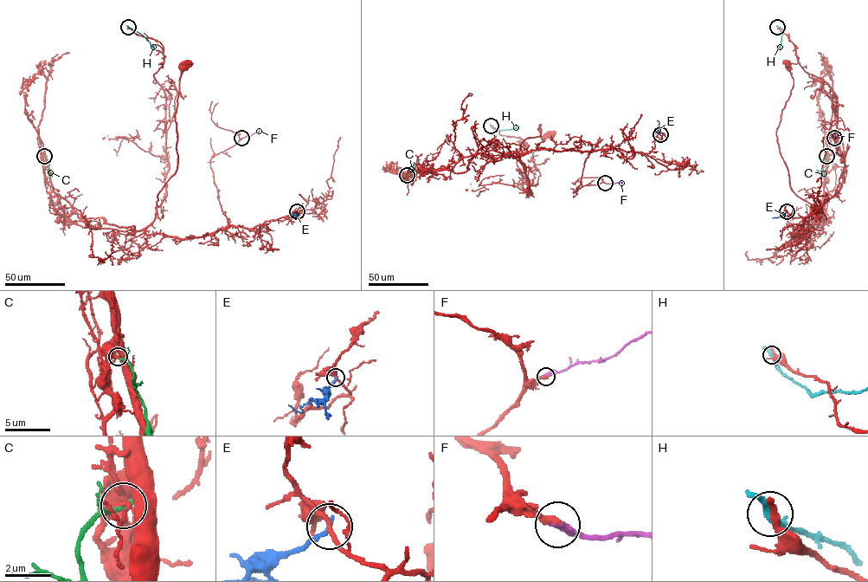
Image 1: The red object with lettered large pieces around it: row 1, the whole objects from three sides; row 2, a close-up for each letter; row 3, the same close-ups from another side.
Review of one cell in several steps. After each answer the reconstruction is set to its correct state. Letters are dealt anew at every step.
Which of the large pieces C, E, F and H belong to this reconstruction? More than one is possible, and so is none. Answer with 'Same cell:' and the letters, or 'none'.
Same cell: F

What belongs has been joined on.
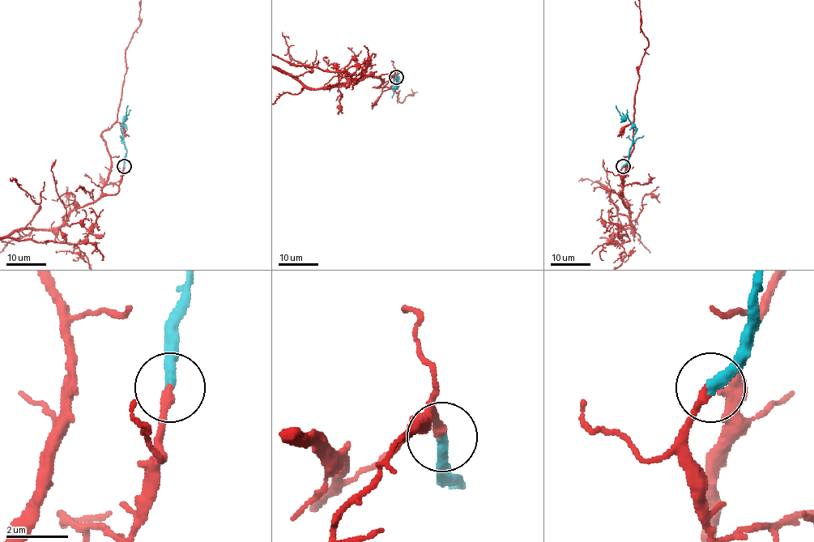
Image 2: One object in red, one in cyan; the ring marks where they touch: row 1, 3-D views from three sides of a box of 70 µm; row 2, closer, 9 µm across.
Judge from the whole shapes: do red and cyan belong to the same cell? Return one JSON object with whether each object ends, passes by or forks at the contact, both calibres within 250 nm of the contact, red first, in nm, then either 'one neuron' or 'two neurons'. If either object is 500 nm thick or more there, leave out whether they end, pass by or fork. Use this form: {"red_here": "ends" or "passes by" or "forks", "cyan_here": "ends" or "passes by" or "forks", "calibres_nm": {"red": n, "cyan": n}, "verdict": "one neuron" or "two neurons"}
{"red_here": "ends", "cyan_here": "ends", "calibres_nm": {"red": 280, "cyan": 360}, "verdict": "one neuron"}

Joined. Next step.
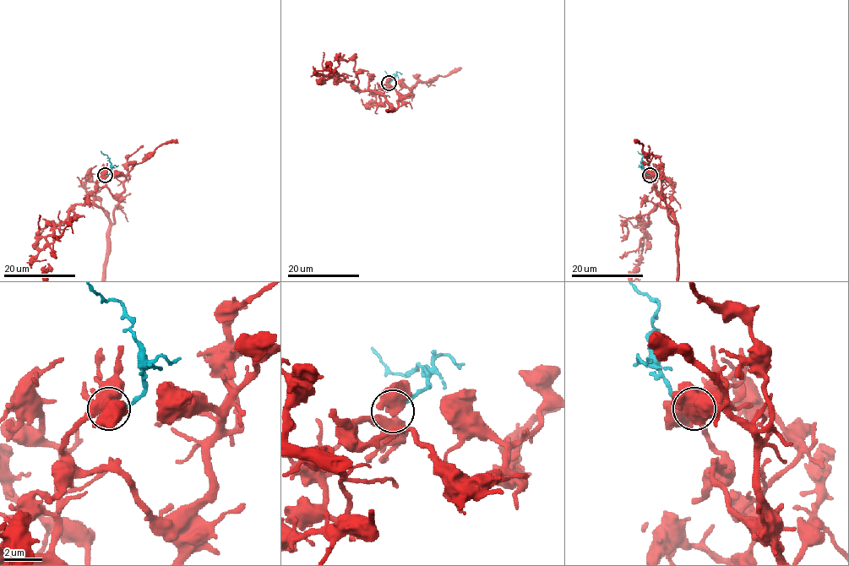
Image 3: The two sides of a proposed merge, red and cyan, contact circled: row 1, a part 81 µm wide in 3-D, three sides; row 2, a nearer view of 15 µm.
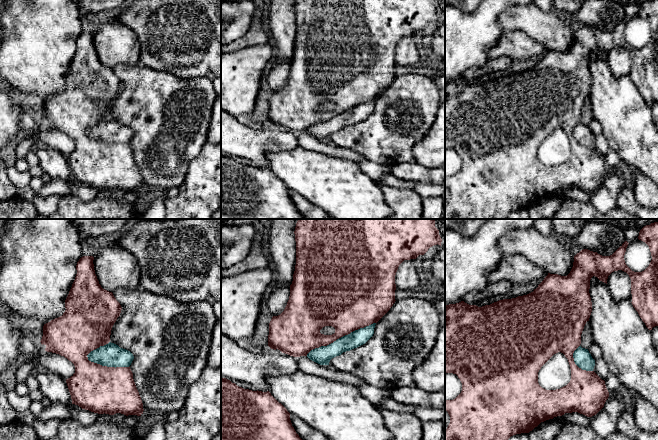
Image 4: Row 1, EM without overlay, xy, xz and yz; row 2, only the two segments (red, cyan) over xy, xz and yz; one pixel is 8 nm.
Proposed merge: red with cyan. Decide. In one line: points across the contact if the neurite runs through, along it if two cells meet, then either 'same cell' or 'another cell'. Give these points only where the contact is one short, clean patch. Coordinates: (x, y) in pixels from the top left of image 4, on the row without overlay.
another cell

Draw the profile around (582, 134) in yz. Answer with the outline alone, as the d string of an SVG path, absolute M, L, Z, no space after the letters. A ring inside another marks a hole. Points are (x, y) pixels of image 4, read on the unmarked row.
M579 122L573 129L575 140L586 147L593 147L595 142L595 136L592 134L588 125Z

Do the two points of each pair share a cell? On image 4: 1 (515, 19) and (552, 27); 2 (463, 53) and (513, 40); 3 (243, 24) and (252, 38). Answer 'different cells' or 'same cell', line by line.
1: same cell
2: different cells
3: different cells

